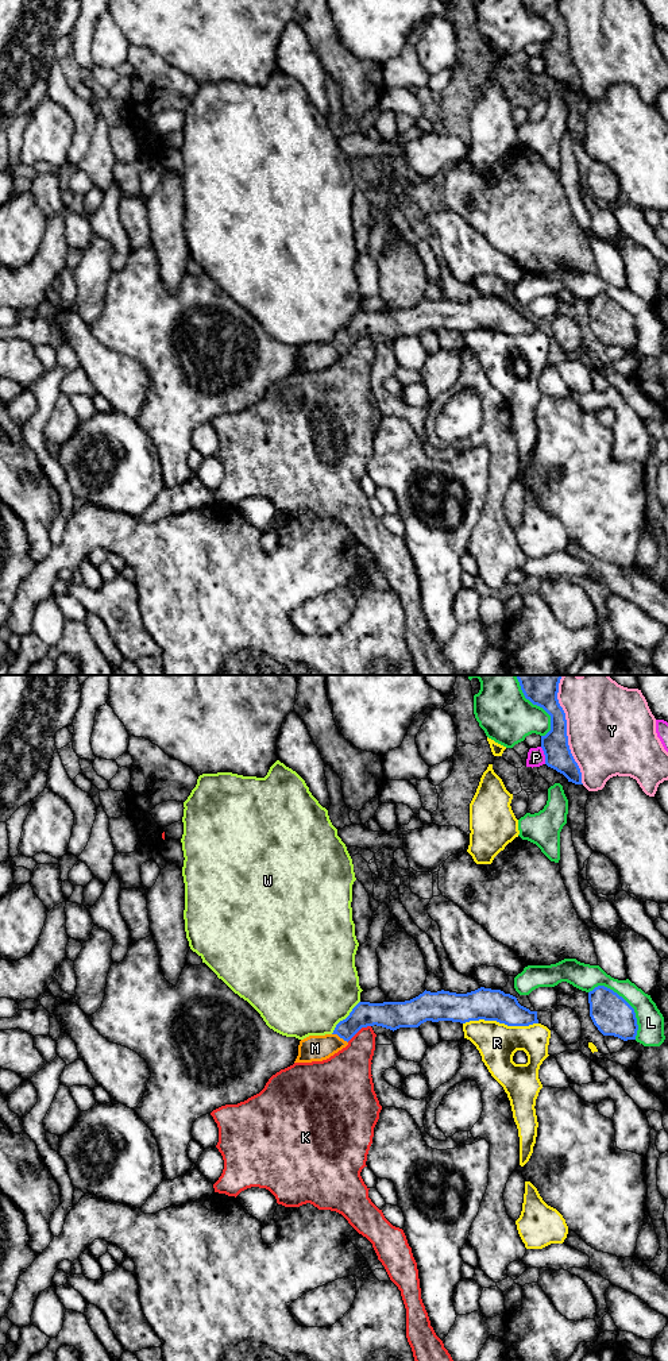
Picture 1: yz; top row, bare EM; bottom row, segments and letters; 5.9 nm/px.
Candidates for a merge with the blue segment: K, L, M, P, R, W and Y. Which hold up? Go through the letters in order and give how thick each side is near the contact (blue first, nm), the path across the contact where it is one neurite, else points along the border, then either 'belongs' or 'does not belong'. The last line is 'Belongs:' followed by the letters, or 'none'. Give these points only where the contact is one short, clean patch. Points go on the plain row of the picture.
K: calibres 160 and 260 nm; does not belong
L: calibres 240 and 160 nm; does not belong
M: calibres 150 and 160 nm; way yz (363, 323), (340, 346), (328, 354), (315, 357); belongs
P: calibres 160 and 110 nm; does not belong
R: calibres 190 and 240 nm; does not belong
W: calibres 160 and 480 nm; does not belong
Y: calibres 160 and 500 nm; does not belong
Belongs: M

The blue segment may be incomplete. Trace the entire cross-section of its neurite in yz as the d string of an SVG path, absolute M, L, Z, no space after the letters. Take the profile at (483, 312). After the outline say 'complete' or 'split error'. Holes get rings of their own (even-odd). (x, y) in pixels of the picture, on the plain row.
M480 296L467 302L424 300L405 311L359 311L350 324L340 329L332 343L309 344L300 350L294 371L323 370L341 359L348 350L367 335L390 339L418 336L426 329L497 329L507 335L538 332L537 320L521 315L516 305L501 298Z | split error

